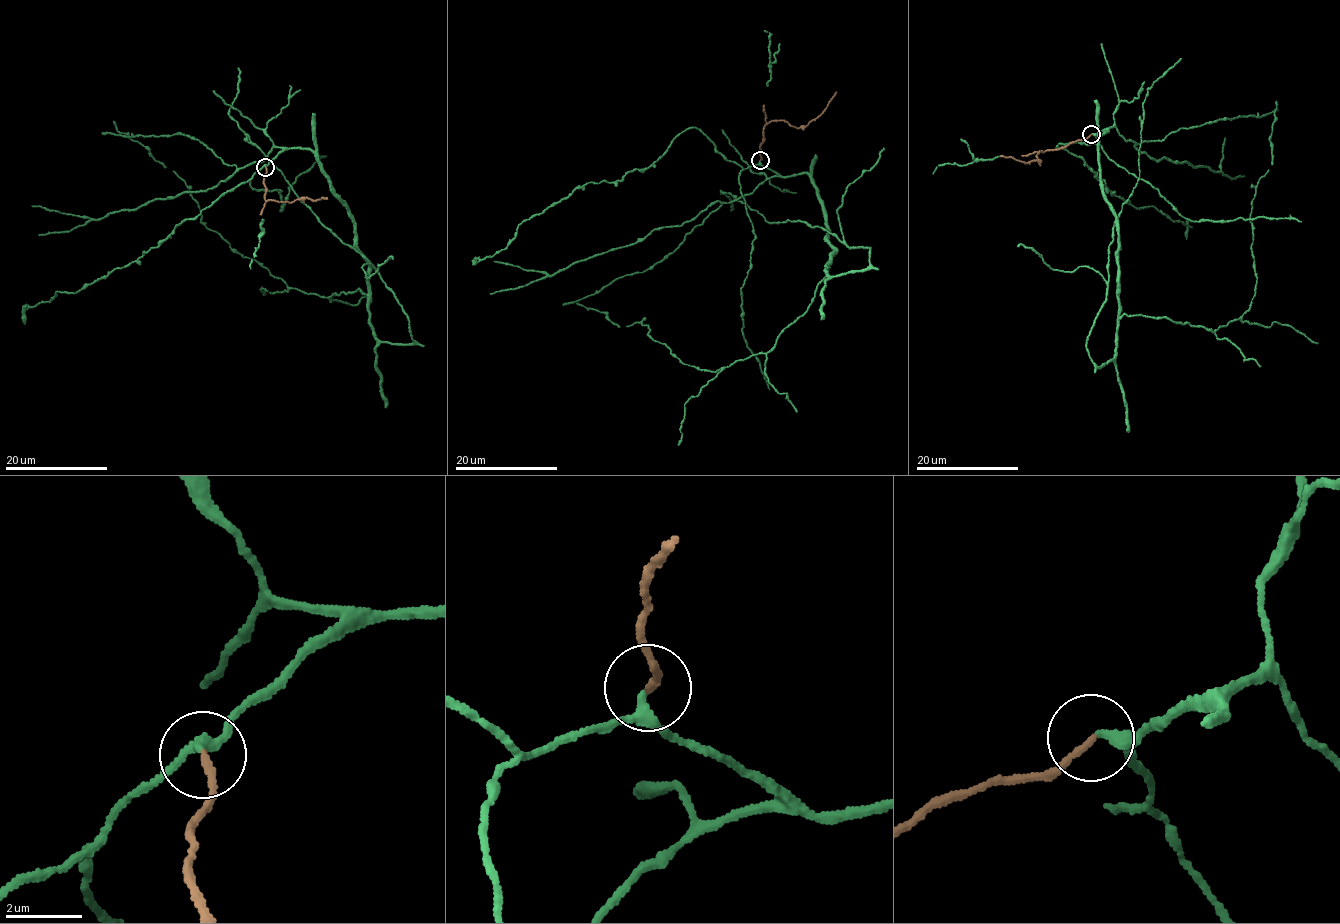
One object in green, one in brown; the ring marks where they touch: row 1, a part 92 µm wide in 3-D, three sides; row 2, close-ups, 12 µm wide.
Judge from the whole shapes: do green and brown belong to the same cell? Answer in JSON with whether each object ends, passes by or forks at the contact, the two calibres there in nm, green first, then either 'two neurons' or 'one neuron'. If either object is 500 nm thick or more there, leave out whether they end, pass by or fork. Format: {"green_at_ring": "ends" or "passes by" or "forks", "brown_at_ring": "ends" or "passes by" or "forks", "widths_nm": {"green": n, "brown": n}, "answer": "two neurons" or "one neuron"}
{"green_at_ring": "passes by", "brown_at_ring": "ends", "widths_nm": {"green": 240, "brown": 190}, "answer": "one neuron"}

